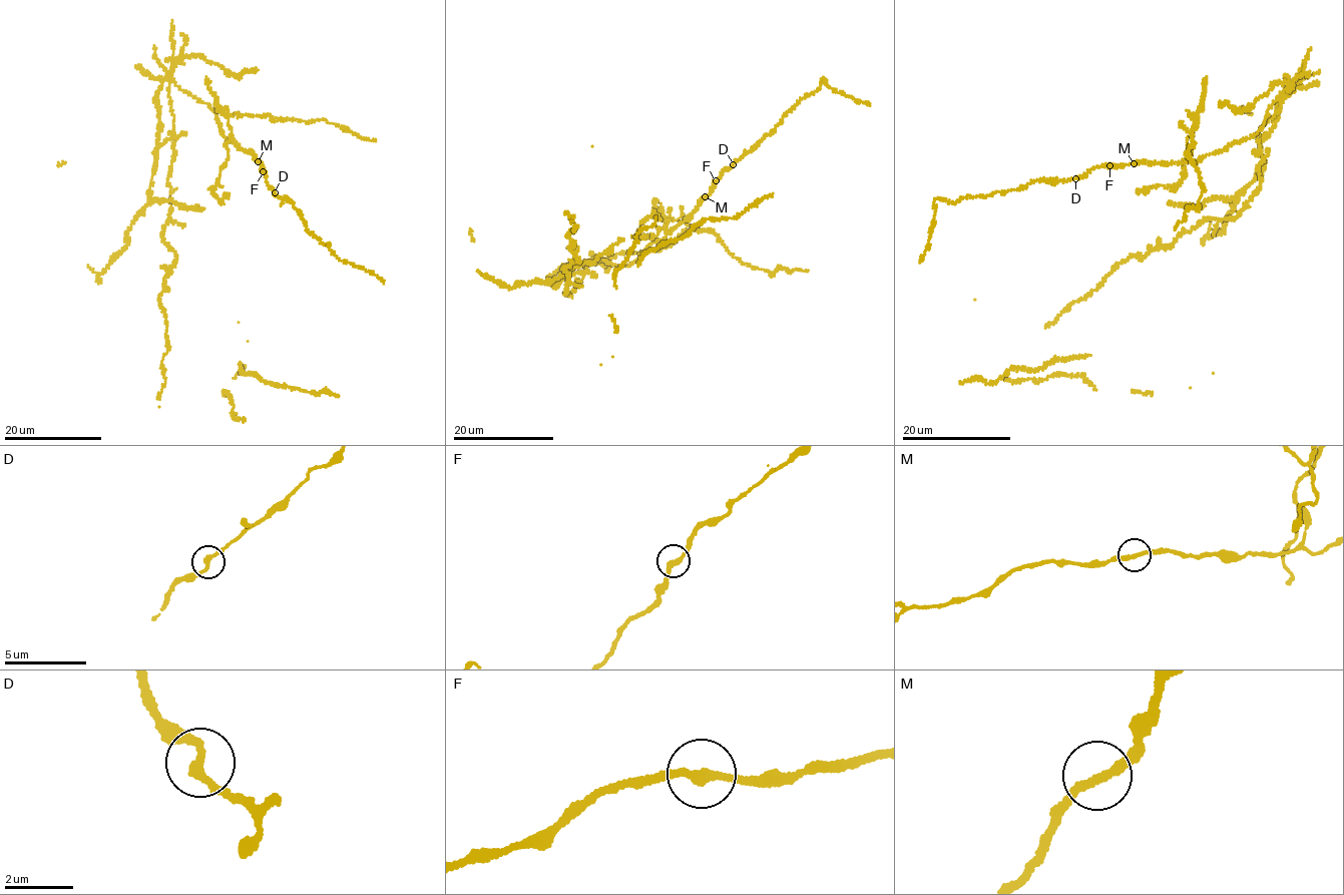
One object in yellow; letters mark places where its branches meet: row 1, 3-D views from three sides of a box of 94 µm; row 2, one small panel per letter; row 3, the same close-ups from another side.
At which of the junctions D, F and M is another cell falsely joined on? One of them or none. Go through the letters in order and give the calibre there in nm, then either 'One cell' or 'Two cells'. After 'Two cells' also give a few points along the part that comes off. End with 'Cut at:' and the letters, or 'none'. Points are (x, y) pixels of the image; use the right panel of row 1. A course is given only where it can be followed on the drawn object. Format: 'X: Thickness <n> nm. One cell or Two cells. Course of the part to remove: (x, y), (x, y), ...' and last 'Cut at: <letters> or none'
D: Thickness 240 nm. One cell
F: Thickness 240 nm. One cell
M: Thickness 260 nm. Two cells
Cut at: M

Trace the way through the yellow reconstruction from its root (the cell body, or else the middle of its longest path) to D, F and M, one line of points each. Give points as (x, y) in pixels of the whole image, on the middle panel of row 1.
D: (585, 270), (597, 260), (627, 267), (638, 260), (691, 215), (721, 172), (734, 164)
F: (585, 270), (586, 265), (597, 260), (627, 267), (638, 260), (646, 248), (664, 239), (691, 215), (716, 181)
M: (585, 270), (586, 265), (597, 260), (627, 267), (687, 218), (705, 196)

